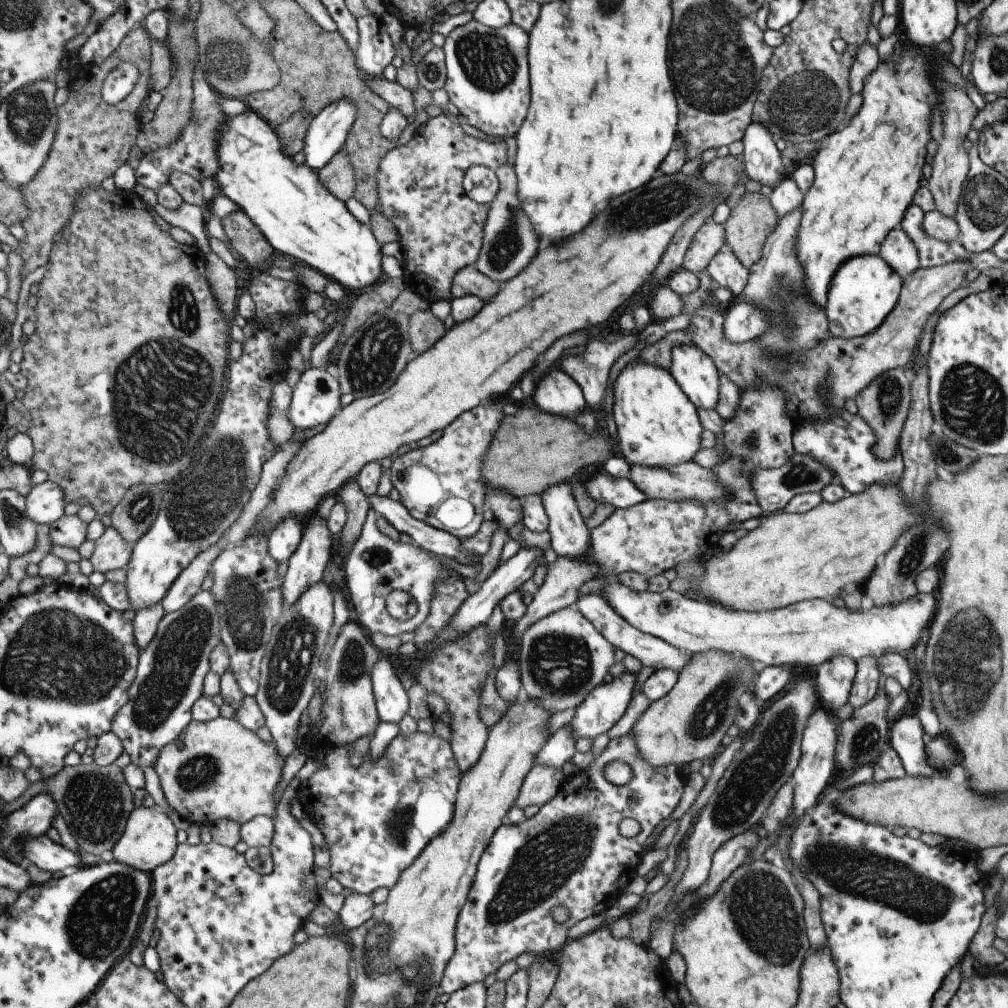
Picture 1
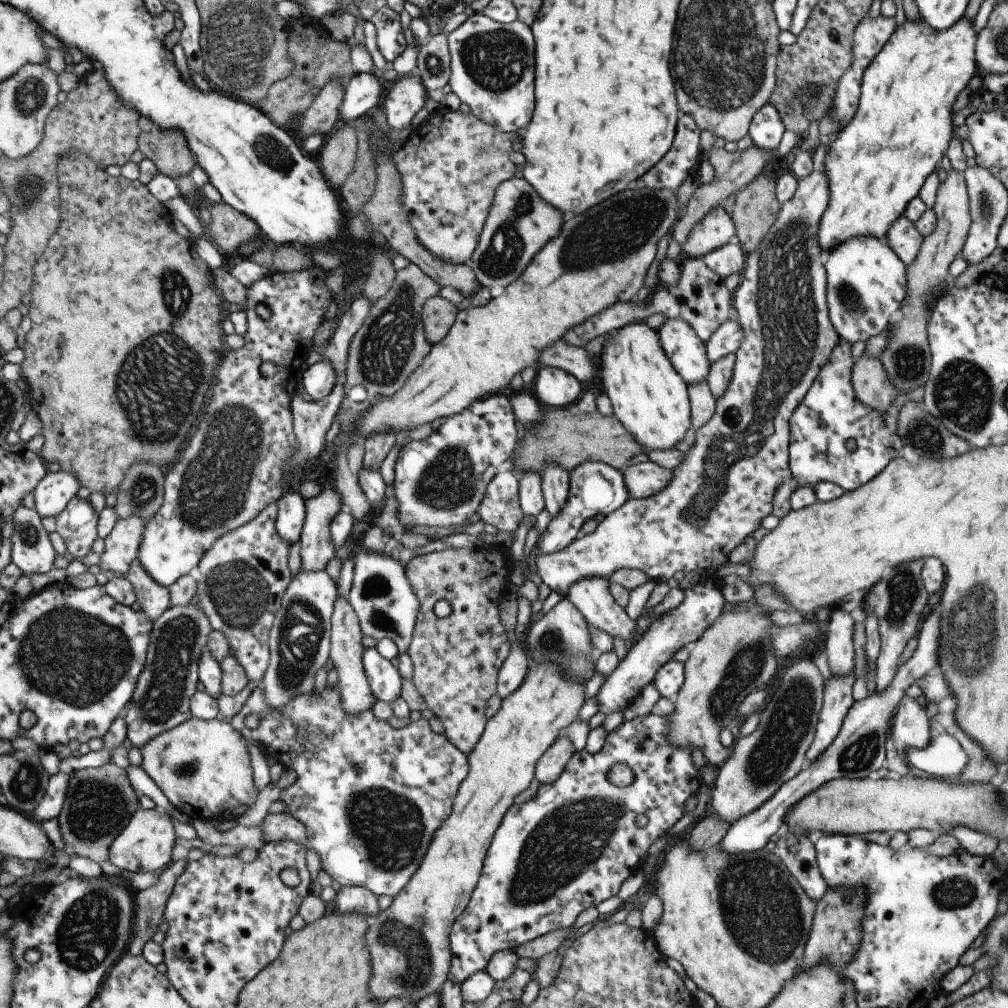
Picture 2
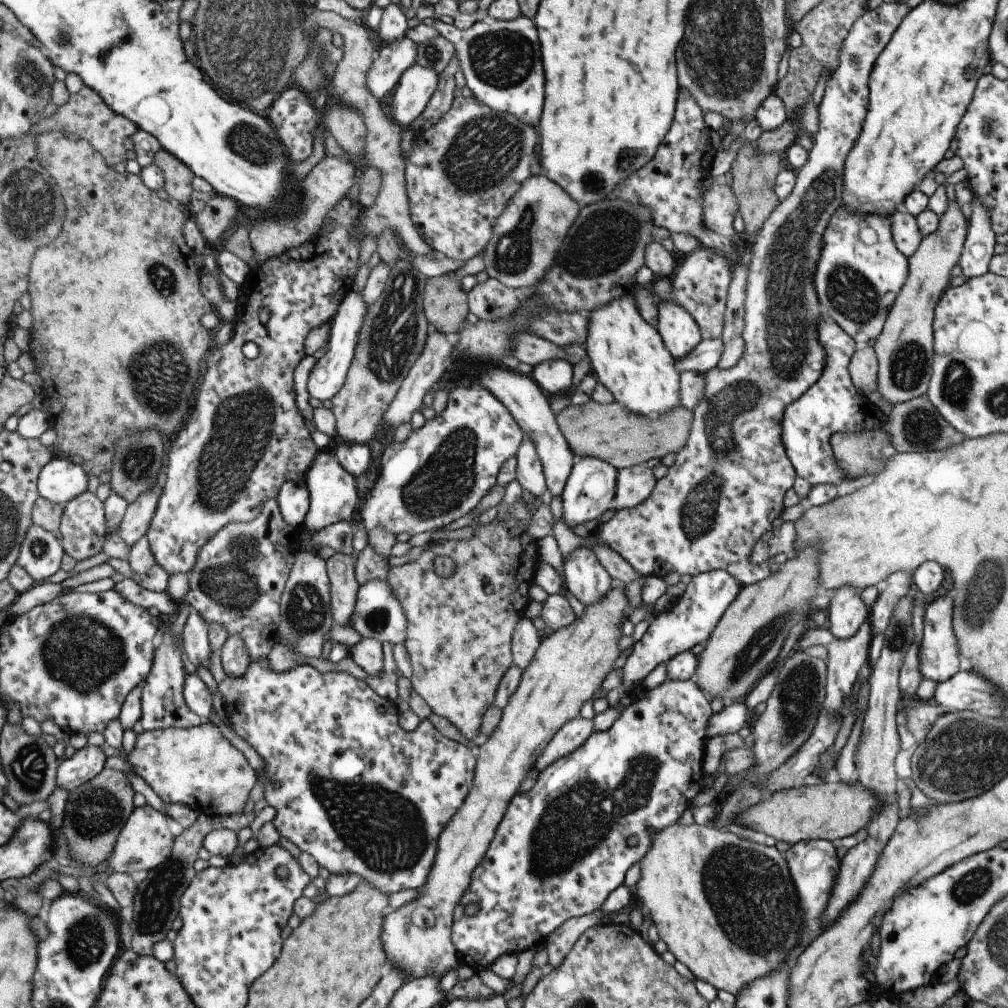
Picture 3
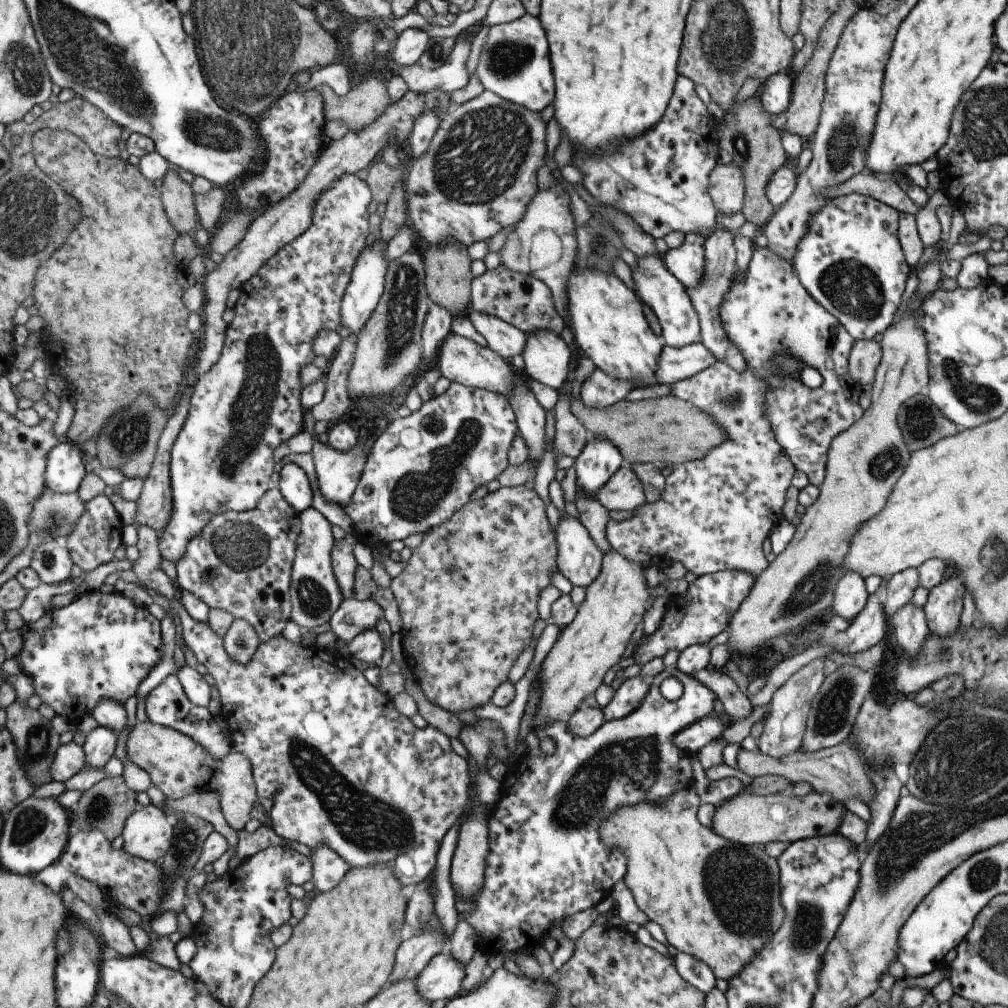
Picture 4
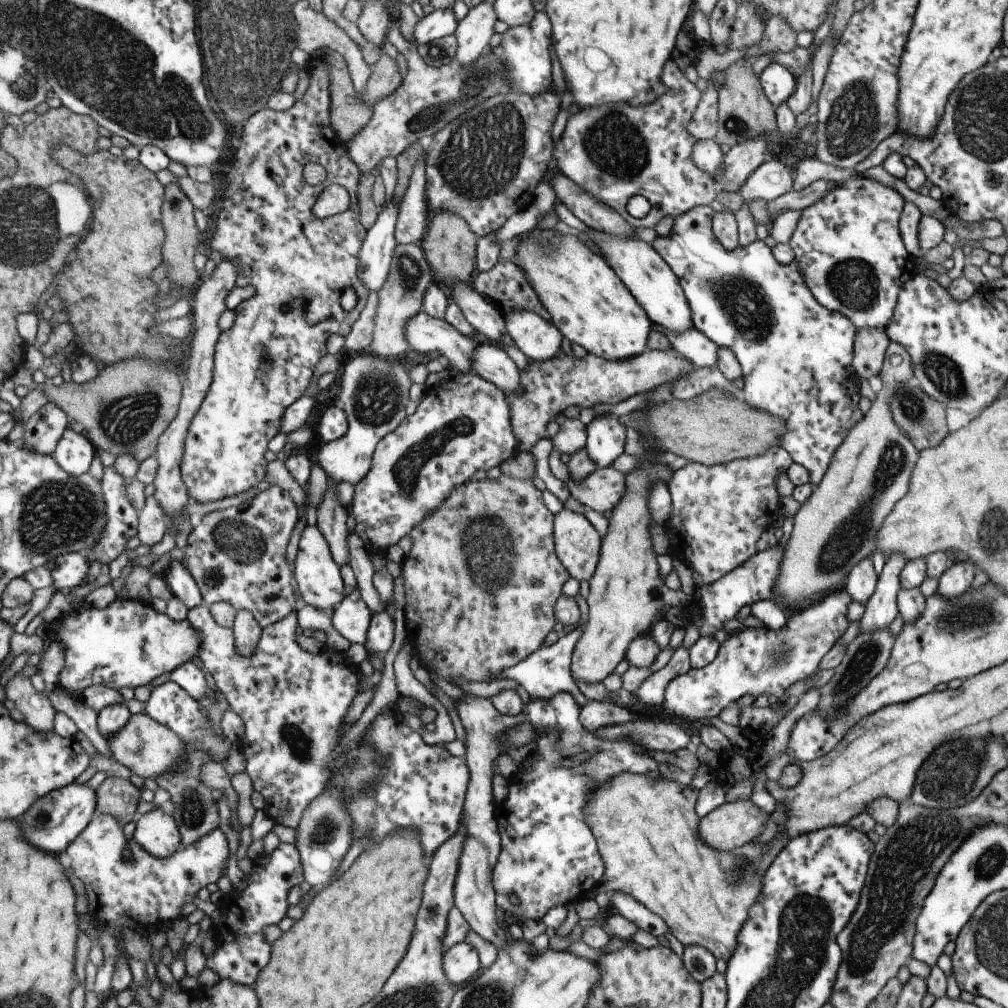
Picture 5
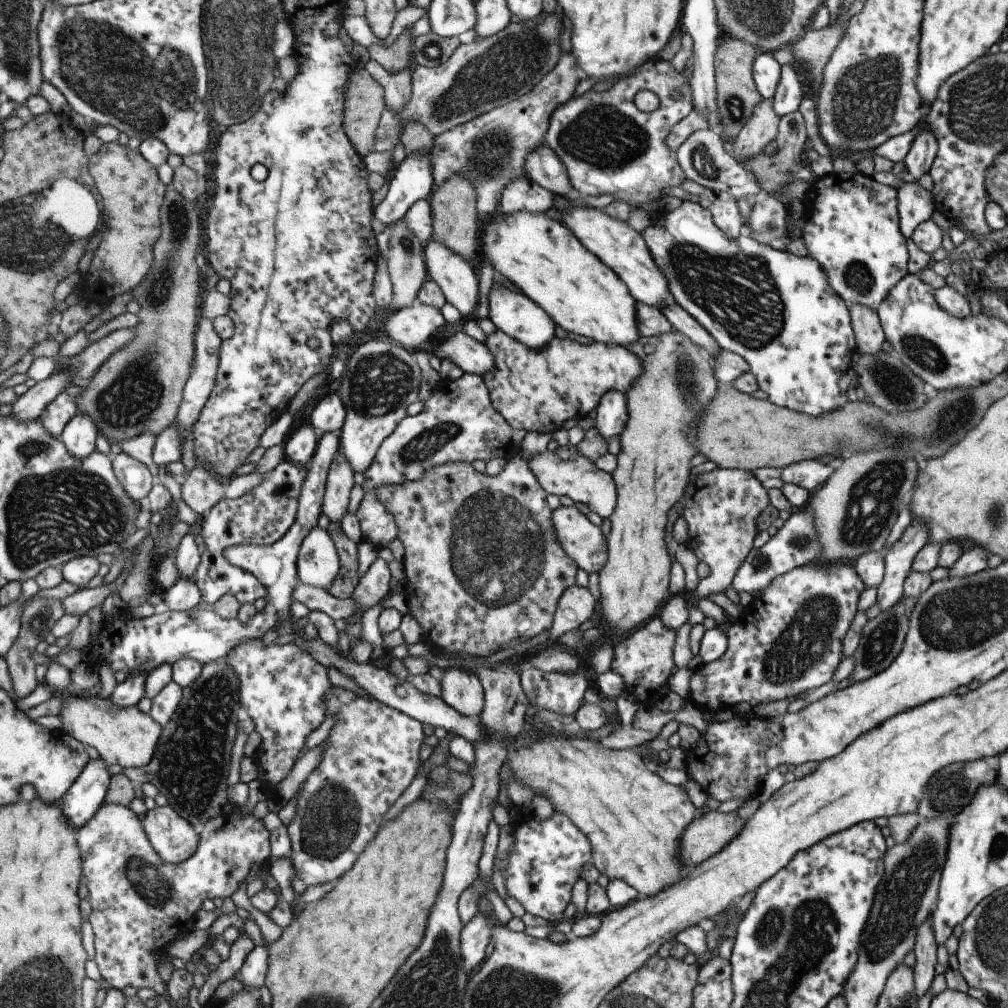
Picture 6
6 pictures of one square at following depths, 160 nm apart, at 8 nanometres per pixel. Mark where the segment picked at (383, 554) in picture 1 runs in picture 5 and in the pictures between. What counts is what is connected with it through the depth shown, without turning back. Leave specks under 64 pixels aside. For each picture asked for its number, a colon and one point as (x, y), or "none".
2: (381, 598)
3: (376, 614)
4: (352, 616)
5: (350, 617)

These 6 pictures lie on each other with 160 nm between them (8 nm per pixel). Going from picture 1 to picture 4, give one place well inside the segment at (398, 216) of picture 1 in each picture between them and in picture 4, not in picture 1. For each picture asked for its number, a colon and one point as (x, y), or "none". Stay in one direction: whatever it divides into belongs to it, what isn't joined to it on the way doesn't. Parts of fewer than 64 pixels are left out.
2: (449, 166)
3: (462, 171)
4: (477, 176)

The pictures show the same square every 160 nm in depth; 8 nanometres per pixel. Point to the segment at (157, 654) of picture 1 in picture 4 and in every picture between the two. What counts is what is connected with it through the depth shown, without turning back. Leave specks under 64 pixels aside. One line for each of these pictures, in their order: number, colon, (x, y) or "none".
2: (163, 688)
3: (162, 705)
4: (166, 705)

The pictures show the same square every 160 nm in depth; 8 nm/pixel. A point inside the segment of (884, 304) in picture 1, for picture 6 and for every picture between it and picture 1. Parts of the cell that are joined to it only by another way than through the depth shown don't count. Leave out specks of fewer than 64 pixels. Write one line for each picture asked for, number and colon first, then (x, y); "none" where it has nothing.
2: (865, 282)
3: (857, 276)
4: (849, 259)
5: (847, 244)
6: (851, 229)

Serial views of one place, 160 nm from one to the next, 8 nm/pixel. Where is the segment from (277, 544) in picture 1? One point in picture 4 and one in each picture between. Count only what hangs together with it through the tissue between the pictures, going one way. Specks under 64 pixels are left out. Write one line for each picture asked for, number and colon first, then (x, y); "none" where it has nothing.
2: (290, 513)
3: (292, 498)
4: (293, 484)

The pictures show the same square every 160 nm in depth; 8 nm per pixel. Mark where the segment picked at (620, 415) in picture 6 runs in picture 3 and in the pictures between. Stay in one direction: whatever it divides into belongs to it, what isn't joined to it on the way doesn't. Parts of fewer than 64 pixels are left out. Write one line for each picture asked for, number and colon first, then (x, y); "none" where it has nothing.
3: (588, 490)
4: (598, 460)
5: (605, 433)

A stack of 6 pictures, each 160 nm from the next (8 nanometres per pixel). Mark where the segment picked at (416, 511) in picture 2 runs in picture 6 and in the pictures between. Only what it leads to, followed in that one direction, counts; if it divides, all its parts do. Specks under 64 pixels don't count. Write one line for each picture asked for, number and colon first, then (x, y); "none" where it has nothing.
3: (442, 469)
4: (423, 467)
5: (463, 425)
6: (457, 422)

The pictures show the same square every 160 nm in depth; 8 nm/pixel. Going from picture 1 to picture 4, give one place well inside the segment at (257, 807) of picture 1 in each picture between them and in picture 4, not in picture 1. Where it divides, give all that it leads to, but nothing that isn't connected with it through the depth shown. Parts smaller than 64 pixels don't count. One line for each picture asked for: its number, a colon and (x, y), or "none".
2: (203, 768)
3: (196, 767)
4: (176, 765)

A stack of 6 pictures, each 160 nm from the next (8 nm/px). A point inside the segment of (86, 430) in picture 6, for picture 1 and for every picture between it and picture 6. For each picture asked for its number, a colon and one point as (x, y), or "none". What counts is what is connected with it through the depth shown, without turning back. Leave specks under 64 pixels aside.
1: (45, 502)
2: (54, 493)
3: (60, 481)
4: (64, 472)
5: (73, 453)

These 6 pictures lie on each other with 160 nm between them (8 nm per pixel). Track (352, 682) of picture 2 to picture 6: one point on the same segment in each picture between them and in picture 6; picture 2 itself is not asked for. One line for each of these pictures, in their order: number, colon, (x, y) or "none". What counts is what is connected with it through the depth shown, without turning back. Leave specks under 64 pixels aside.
3: (339, 567)
4: (342, 562)
5: (330, 516)
6: (339, 479)

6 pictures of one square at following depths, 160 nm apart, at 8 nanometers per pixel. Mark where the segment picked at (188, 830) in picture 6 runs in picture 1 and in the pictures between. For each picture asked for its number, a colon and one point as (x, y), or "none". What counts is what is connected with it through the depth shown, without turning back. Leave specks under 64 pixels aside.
1: (148, 839)
2: (145, 844)
3: (144, 841)
4: (147, 832)
5: (155, 831)

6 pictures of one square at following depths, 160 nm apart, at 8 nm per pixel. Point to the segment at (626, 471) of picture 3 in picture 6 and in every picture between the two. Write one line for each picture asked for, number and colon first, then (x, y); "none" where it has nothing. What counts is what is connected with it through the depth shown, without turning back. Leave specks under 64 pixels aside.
4: (621, 491)
5: (601, 489)
6: (564, 471)

